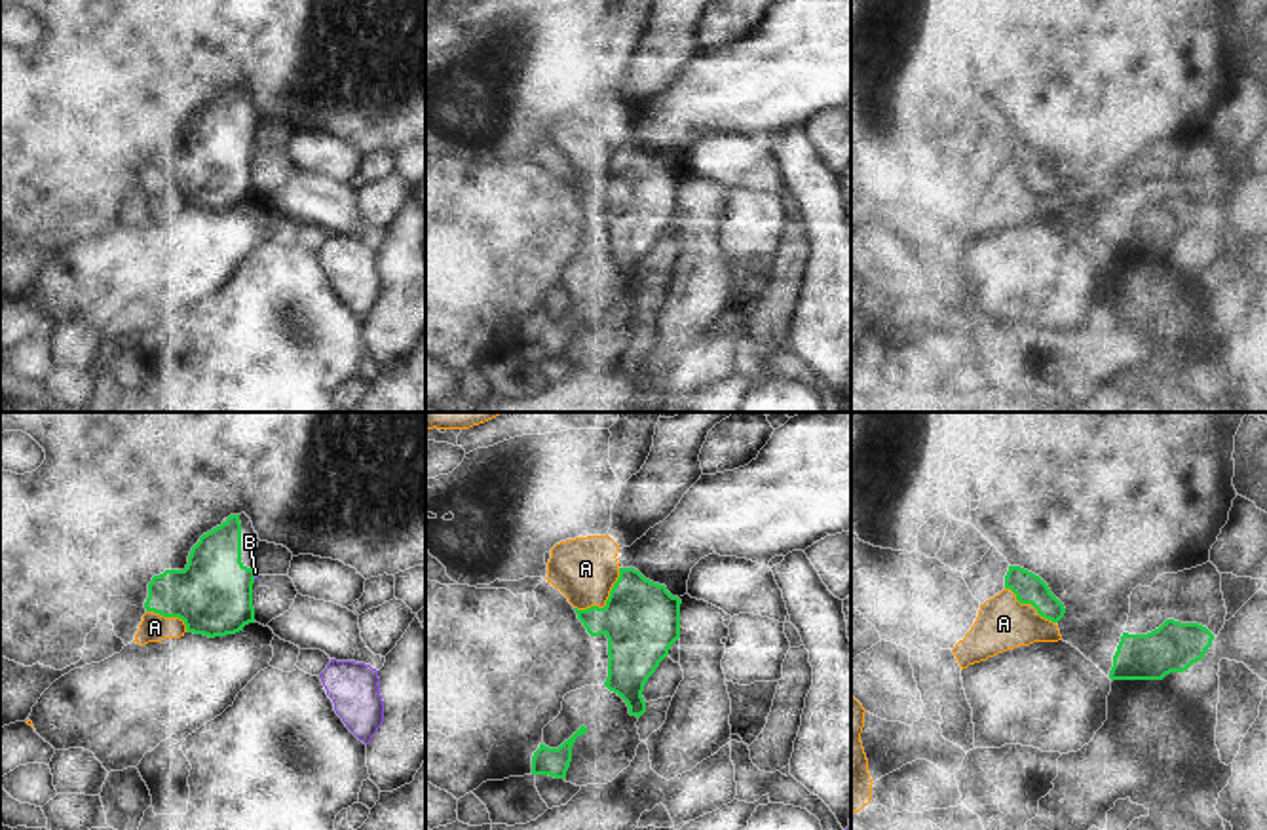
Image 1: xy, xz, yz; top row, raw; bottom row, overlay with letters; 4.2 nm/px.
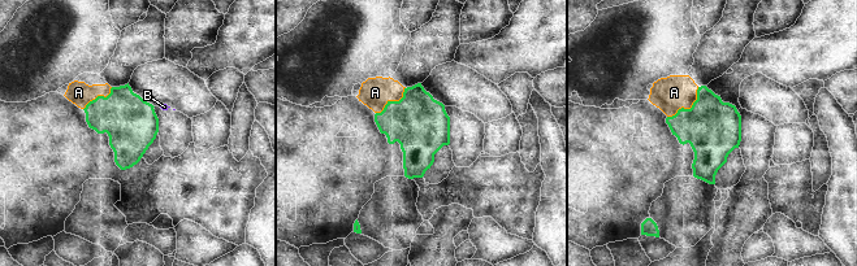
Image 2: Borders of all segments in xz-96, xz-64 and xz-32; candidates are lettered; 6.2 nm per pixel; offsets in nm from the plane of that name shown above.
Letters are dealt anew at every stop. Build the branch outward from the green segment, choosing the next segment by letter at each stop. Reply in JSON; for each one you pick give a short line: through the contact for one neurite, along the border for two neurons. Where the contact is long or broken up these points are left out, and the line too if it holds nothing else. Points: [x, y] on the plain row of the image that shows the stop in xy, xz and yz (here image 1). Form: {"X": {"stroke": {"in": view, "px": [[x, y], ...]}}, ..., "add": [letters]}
{"add": []}

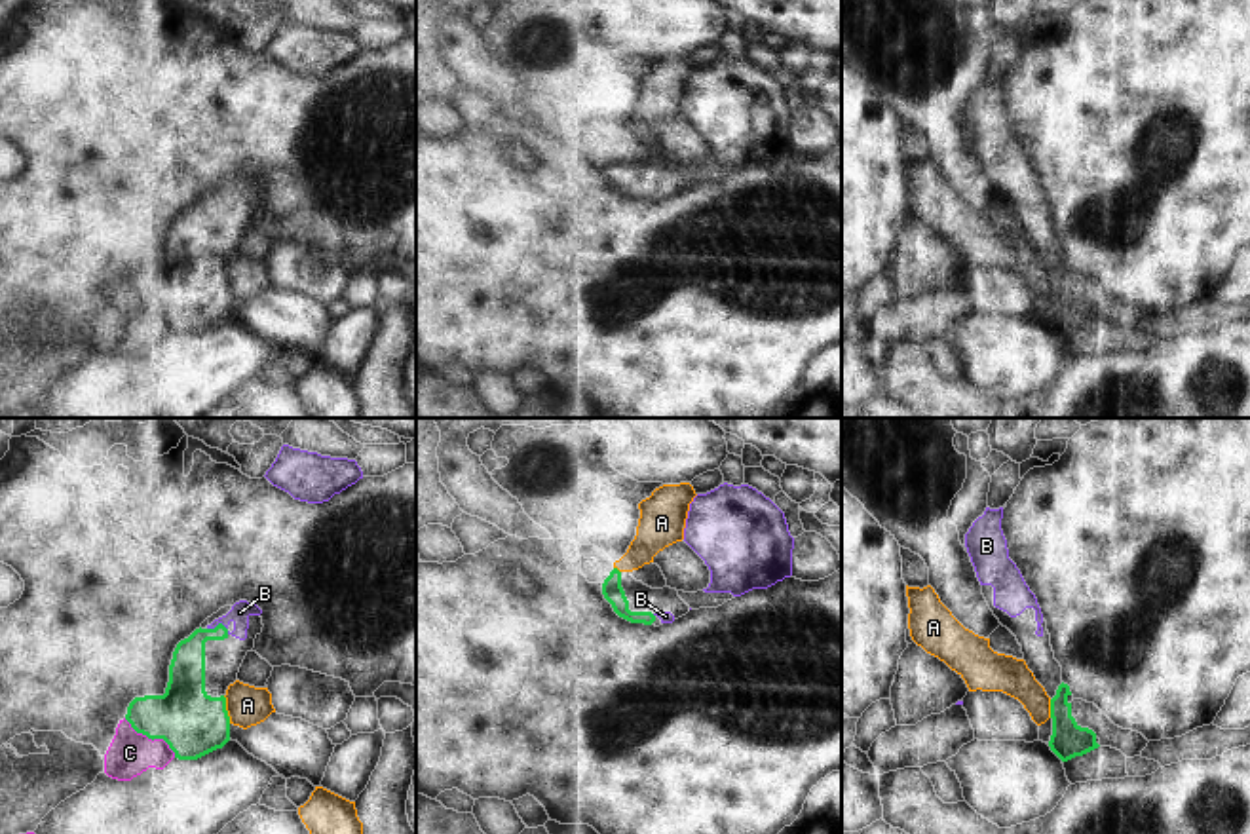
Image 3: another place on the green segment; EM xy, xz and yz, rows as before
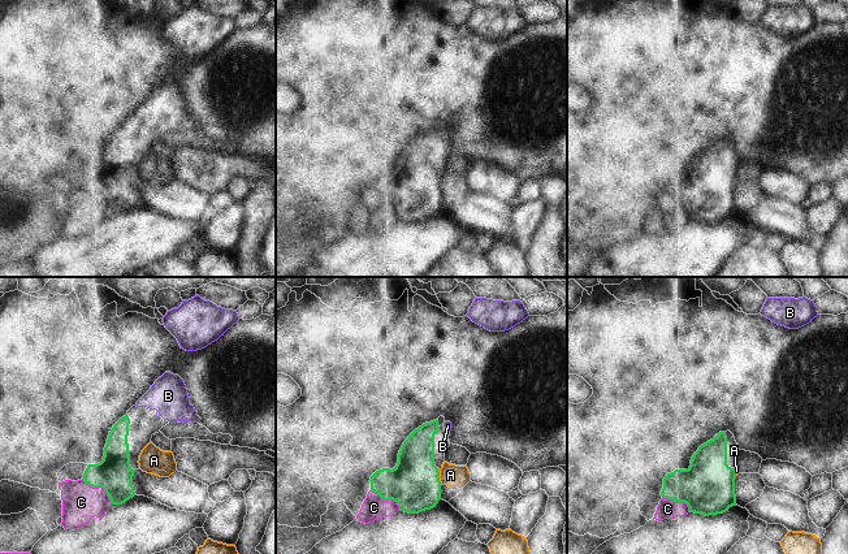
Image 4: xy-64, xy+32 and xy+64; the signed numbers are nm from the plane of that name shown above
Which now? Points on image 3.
{"B": {"stroke": {"in": "xy", "px": [[187, 247], [190, 225], [219, 198], [240, 187]]}}, "add": ["B"]}

